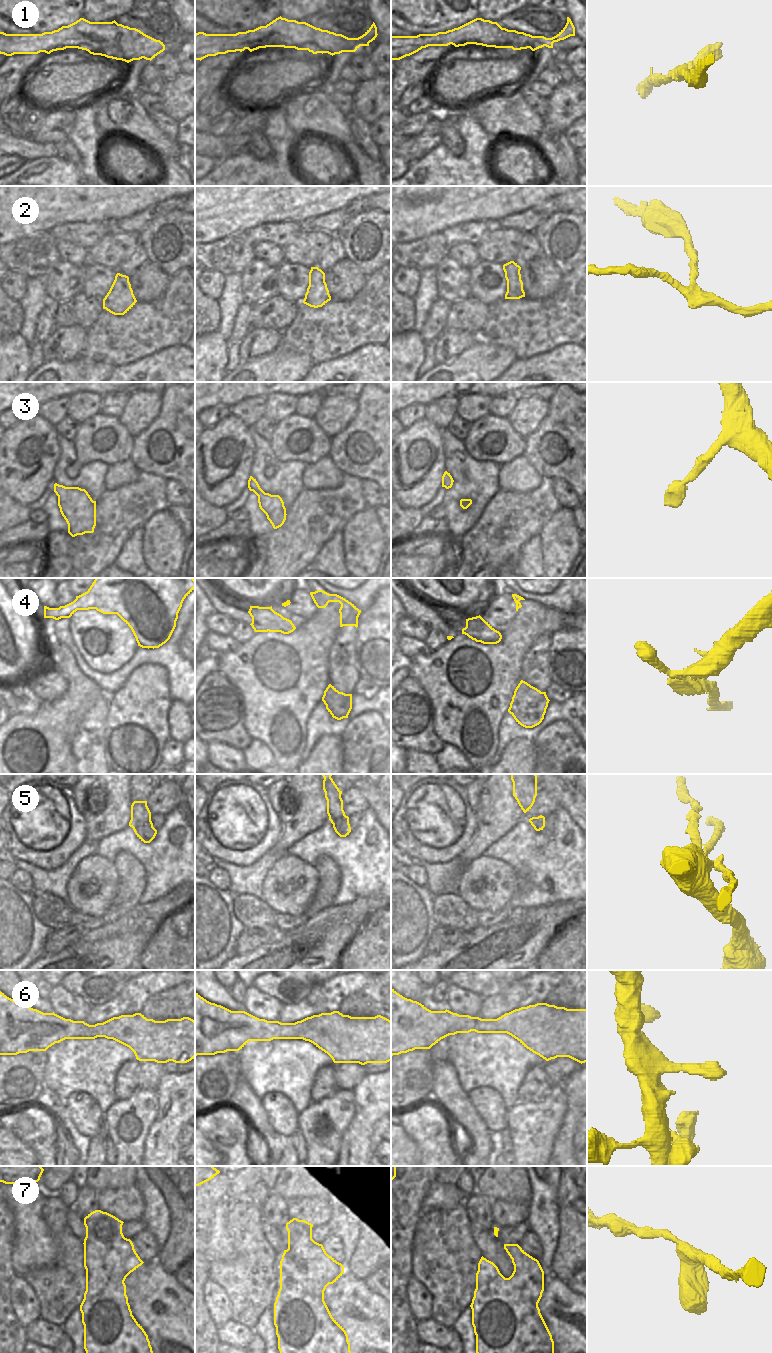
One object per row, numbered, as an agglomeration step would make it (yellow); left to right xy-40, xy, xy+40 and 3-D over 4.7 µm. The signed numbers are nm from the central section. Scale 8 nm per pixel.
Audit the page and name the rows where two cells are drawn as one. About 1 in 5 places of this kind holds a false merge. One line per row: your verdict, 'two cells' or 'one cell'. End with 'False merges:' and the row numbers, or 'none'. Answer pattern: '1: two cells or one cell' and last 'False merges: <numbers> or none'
1: one cell
2: one cell
3: one cell
4: two cells
5: two cells
6: one cell
7: one cell
False merges: 4, 5

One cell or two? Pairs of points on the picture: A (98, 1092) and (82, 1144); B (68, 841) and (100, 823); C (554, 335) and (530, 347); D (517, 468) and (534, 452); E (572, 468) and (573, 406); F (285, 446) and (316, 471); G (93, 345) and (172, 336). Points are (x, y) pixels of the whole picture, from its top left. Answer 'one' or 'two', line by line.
A: two
B: two
C: one
D: two
E: one
F: two
G: one

